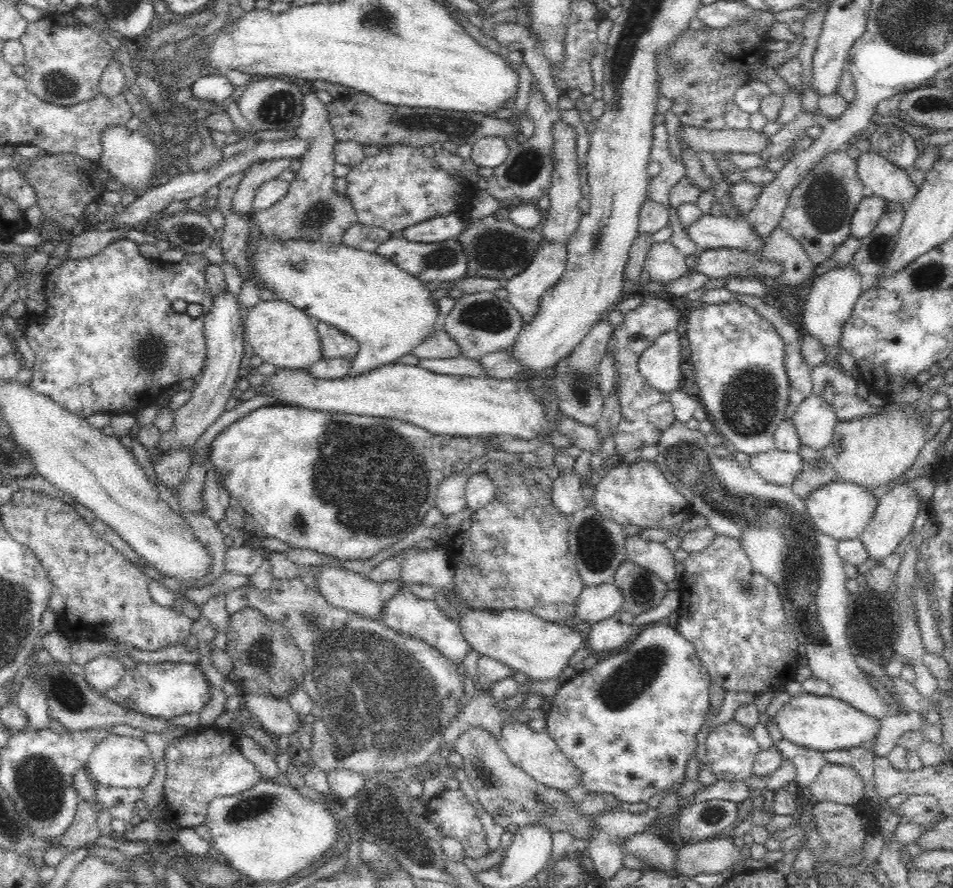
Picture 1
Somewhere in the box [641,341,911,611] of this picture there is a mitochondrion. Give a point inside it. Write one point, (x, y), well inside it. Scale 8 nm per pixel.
(749, 405)

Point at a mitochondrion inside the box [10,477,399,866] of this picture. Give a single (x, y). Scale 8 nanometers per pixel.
(39, 780)

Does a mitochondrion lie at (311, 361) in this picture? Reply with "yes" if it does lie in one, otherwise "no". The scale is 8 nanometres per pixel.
no

